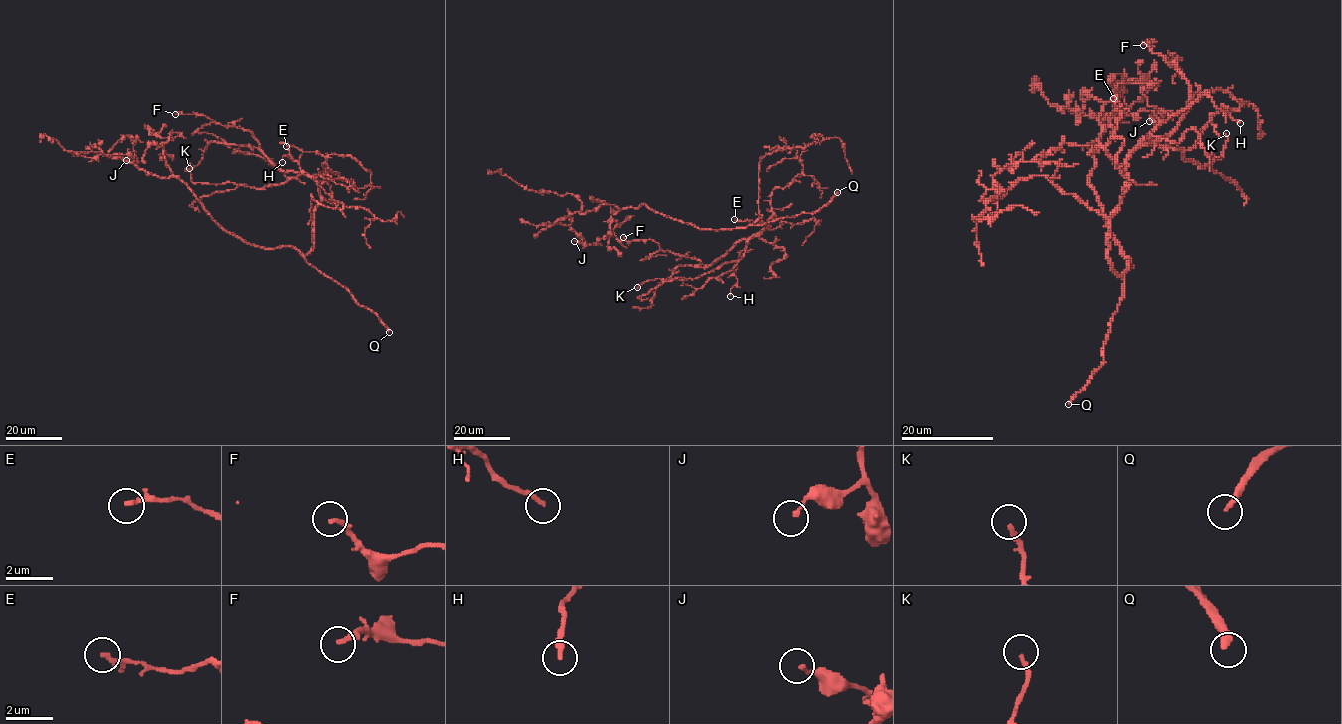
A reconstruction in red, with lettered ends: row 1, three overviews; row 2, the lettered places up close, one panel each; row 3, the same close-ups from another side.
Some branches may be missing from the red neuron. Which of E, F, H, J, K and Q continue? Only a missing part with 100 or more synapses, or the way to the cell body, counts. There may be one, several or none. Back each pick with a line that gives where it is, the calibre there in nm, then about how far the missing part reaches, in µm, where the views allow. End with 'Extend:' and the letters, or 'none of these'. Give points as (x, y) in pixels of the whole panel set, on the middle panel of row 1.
Q: (837, 192) | 280 nm | 80 µm
Extend: Q

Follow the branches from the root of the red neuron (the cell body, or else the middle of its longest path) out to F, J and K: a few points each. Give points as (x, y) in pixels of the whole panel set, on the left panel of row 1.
F: (271, 248), (311, 250), (319, 186), (281, 171), (248, 130), (175, 114)
J: (271, 248), (226, 232), (175, 176), (159, 177), (110, 156), (123, 136), (131, 139), (135, 151), (126, 160)
K: (271, 248), (306, 255), (313, 246), (320, 193), (311, 178), (254, 188), (193, 183), (189, 168)

